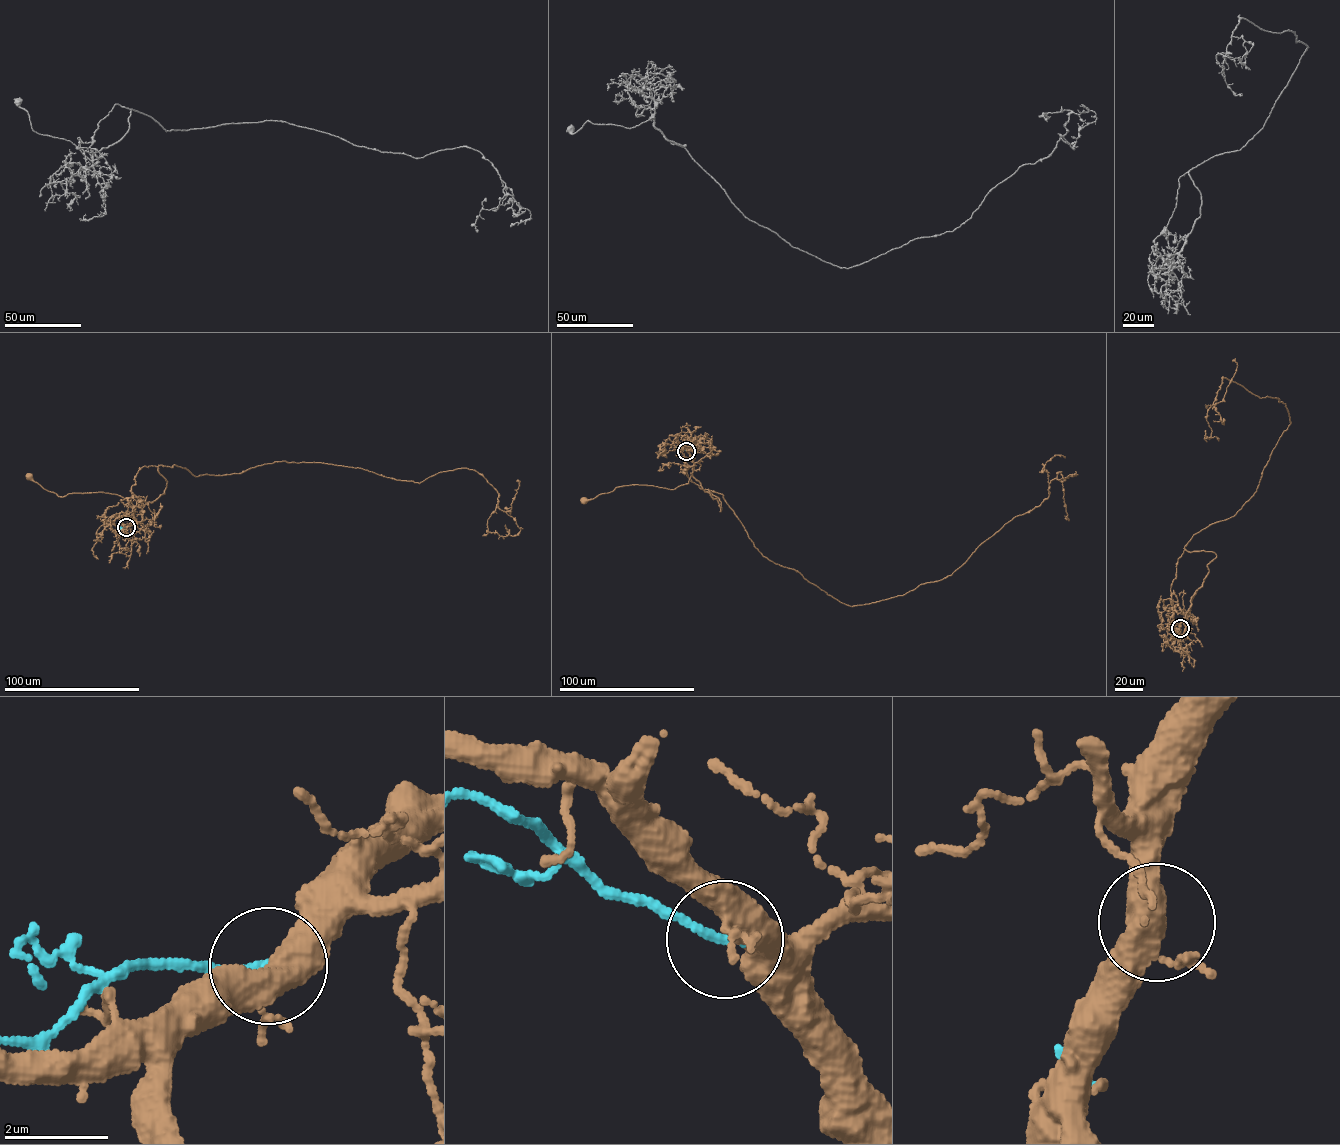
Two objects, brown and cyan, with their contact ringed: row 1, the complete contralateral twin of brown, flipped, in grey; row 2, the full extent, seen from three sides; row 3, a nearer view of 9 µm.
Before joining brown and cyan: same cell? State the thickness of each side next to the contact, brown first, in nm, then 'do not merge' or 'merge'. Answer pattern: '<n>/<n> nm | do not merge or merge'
440/150 nm | do not merge

